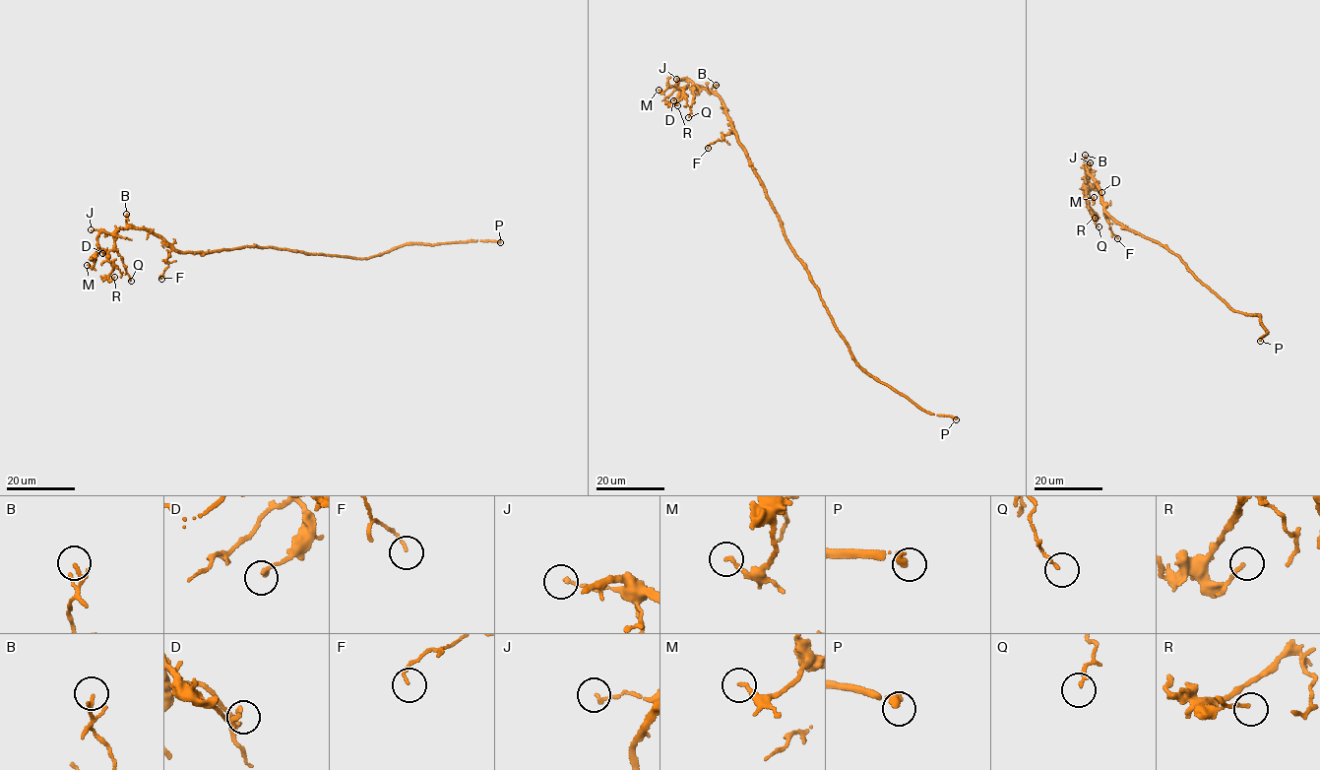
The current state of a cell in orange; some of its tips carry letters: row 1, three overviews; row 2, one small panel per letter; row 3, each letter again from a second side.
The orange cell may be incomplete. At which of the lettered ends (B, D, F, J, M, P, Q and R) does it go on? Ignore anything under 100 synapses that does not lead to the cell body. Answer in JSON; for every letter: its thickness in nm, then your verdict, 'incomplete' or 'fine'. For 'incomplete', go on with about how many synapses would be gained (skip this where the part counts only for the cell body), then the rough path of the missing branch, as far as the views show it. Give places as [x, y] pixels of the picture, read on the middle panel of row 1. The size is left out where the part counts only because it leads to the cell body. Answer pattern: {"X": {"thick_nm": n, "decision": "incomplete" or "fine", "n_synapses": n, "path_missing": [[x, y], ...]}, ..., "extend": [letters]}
{"B": {"thick_nm": 150, "decision": "fine"}, "D": {"thick_nm": 200, "decision": "fine"}, "F": {"thick_nm": 100, "decision": "fine"}, "J": {"thick_nm": 130, "decision": "fine"}, "M": {"thick_nm": 160, "decision": "fine"}, "P": {"thick_nm": 320, "decision": "incomplete", "n_synapses": 190}, "Q": {"thick_nm": 130, "decision": "fine"}, "R": {"thick_nm": 160, "decision": "fine"}, "extend": ["P"]}

